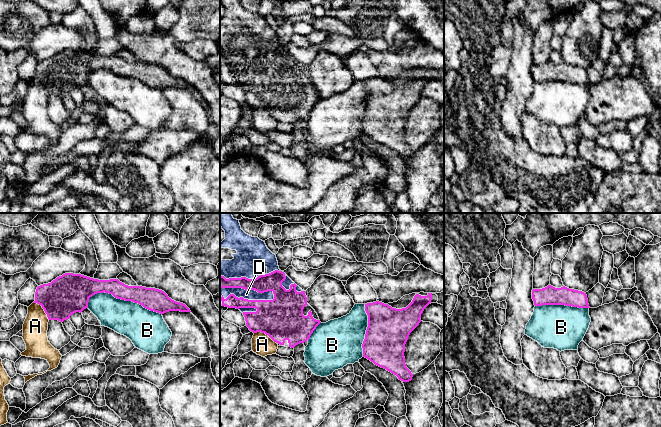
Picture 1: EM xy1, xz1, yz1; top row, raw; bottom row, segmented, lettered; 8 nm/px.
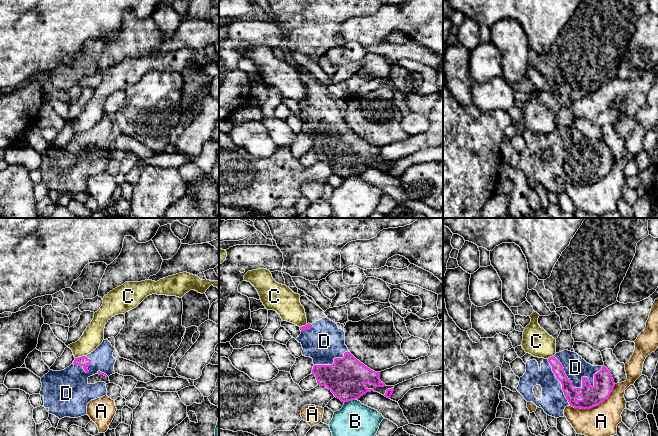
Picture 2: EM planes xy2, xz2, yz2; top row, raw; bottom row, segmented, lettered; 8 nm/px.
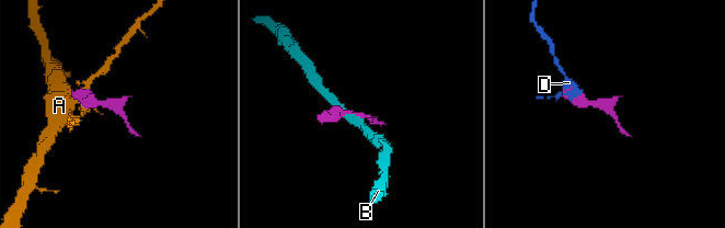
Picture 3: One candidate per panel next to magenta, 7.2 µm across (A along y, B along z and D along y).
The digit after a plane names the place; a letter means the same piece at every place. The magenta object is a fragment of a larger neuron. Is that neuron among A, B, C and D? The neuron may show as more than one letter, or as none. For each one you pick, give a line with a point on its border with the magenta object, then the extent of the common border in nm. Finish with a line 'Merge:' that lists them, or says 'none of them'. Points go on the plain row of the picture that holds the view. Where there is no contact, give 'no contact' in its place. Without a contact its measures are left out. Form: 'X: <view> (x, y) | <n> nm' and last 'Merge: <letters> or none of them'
D: xz1 (249, 65) | 440 nm
Merge: D

